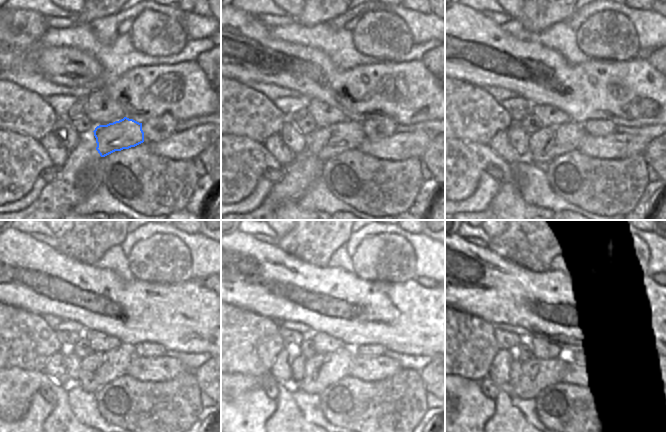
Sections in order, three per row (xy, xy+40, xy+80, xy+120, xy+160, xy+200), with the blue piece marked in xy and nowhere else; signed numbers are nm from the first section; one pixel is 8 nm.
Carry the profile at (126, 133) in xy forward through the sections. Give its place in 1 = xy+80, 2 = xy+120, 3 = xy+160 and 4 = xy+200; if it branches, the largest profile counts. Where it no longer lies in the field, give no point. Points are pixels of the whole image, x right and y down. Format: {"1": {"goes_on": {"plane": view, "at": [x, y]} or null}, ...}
{"1": {"goes_on": {"plane": "xy+80", "at": [559, 139]}}, "2": {"goes_on": {"plane": "xy+120", "at": [113, 364]}}, "3": {"goes_on": {"plane": "xy+160", "at": [332, 367]}}, "4": {"goes_on": {"plane": "xy+200", "at": [558, 368]}}}

